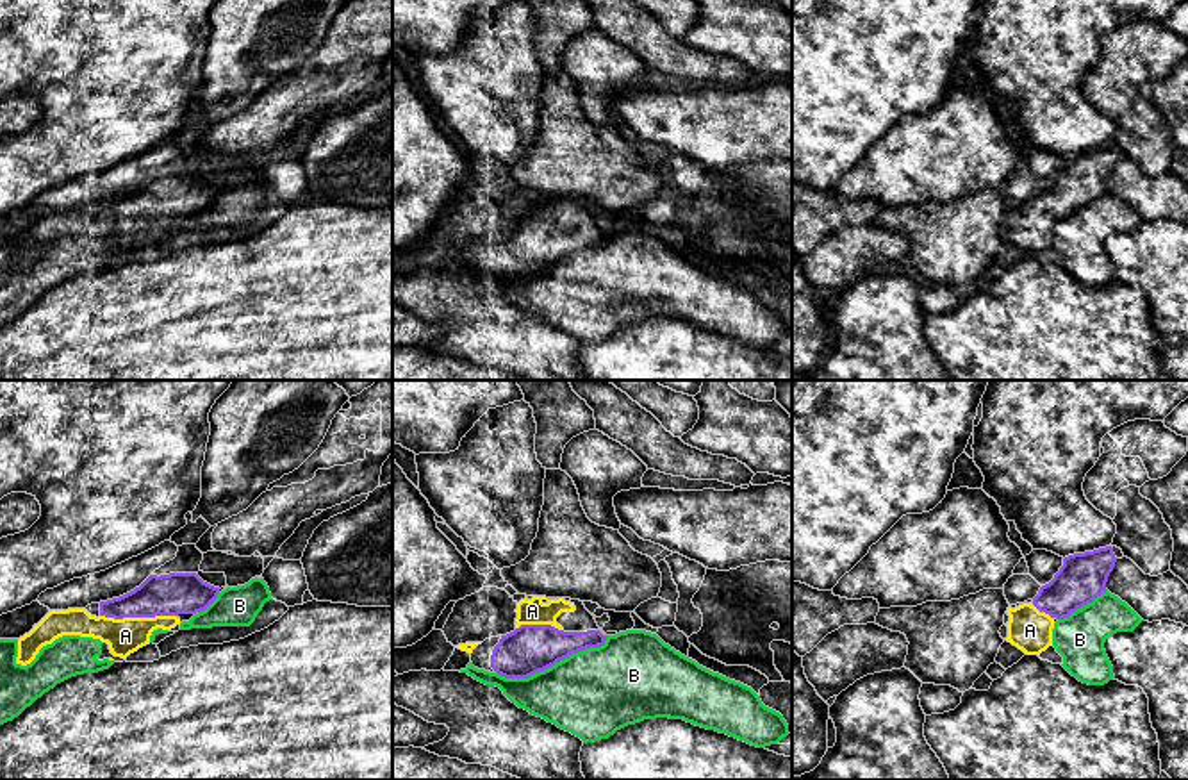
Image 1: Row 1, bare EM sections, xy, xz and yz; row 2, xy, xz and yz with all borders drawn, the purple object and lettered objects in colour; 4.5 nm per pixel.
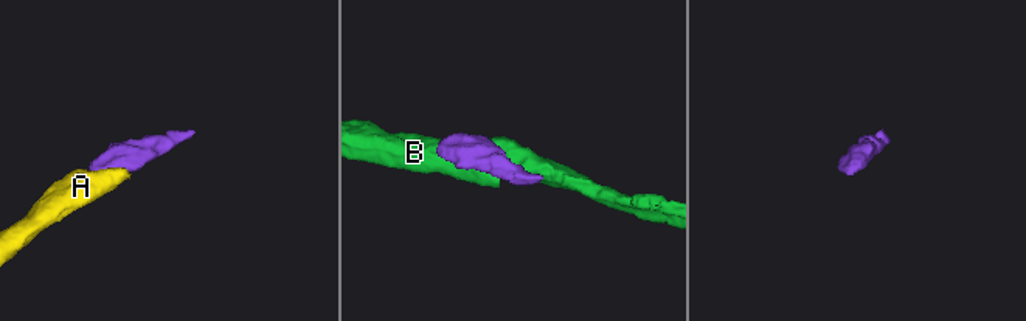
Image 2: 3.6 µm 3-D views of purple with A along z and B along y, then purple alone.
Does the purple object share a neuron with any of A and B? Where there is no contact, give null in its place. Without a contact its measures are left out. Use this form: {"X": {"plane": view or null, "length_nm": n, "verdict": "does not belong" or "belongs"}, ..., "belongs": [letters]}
{"A": {"plane": "xy", "length_nm": 340, "verdict": "belongs"}, "B": {"plane": "xz", "length_nm": 550, "verdict": "does not belong"}, "belongs": ["A"]}

